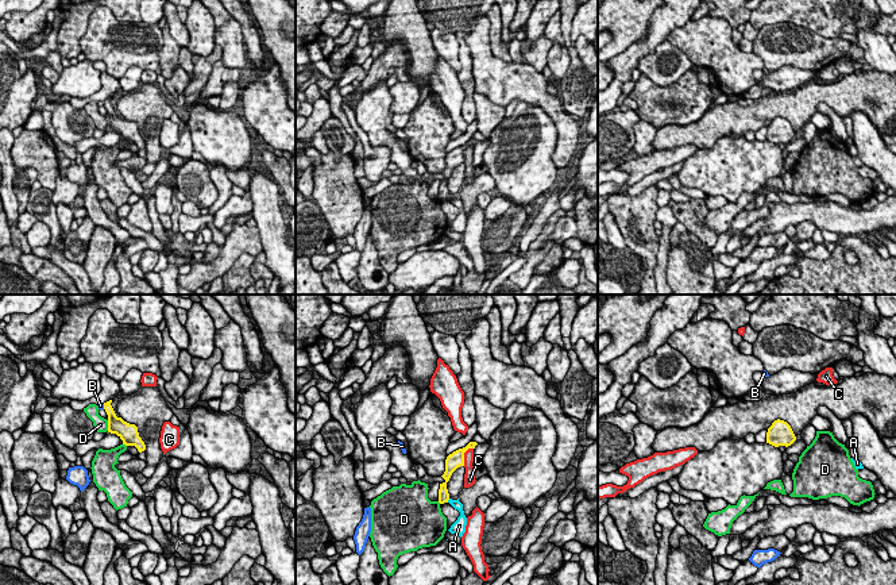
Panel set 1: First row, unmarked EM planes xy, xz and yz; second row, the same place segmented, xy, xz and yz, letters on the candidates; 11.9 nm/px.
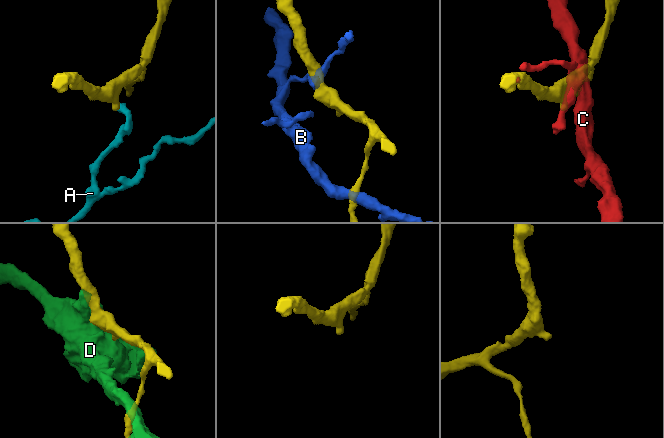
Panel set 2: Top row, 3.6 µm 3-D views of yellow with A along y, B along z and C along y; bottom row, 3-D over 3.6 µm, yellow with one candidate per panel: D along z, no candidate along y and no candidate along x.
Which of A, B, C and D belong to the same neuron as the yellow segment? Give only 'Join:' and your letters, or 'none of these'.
Join: none of these

